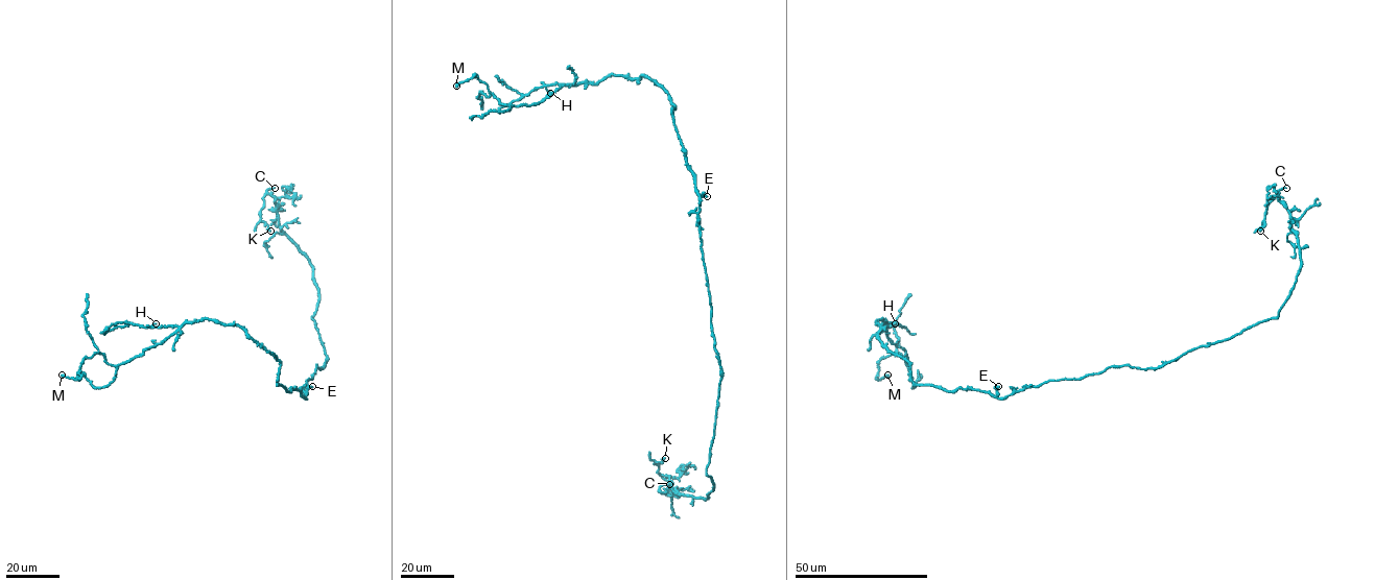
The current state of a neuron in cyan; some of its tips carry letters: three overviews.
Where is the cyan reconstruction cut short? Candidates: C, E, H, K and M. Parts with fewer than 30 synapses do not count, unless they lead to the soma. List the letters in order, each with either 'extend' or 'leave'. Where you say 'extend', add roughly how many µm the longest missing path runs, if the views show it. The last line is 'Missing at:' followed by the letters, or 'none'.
C: extend; missing 45 µm
E: leave
H: leave
K: leave
M: leave
Missing at: C

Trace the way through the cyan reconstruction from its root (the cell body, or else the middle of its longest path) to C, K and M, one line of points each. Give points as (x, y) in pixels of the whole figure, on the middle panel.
C: (701, 236), (721, 377), (706, 472), (713, 489), (706, 499), (684, 496), (662, 475), (669, 484)
K: (701, 236), (721, 377), (706, 472), (713, 484), (708, 497), (693, 498), (673, 489), (656, 463), (665, 458)
M: (701, 236), (698, 195), (674, 106), (654, 81), (610, 74), (517, 106), (501, 104), (475, 75), (456, 86)

